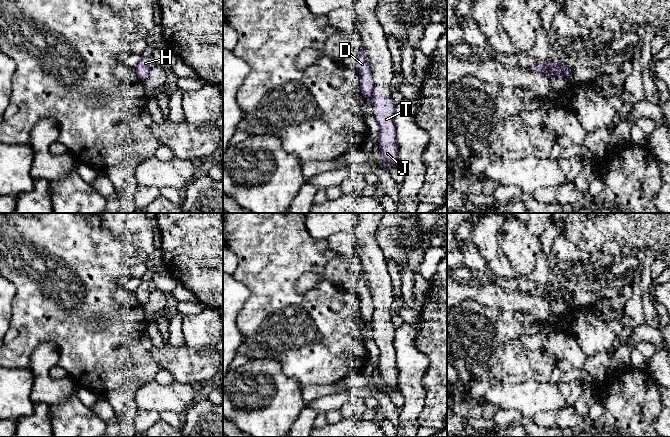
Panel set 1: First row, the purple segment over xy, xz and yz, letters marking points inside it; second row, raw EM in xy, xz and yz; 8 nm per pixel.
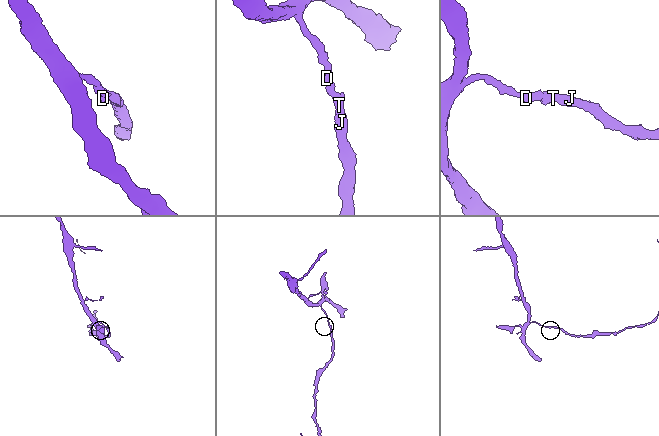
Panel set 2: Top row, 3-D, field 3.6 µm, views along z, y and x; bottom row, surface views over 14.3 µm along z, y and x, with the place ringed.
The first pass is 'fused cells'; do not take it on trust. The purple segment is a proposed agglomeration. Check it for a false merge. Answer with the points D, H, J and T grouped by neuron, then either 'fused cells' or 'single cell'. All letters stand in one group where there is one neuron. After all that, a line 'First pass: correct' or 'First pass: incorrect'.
D H / J T | fused cells
First pass: correct

